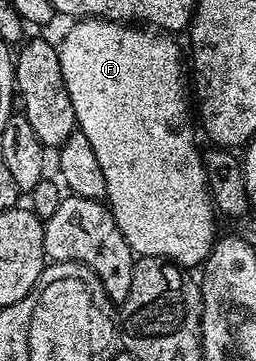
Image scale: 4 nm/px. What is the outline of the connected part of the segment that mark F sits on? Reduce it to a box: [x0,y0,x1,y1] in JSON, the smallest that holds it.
[58,17,216,269]

